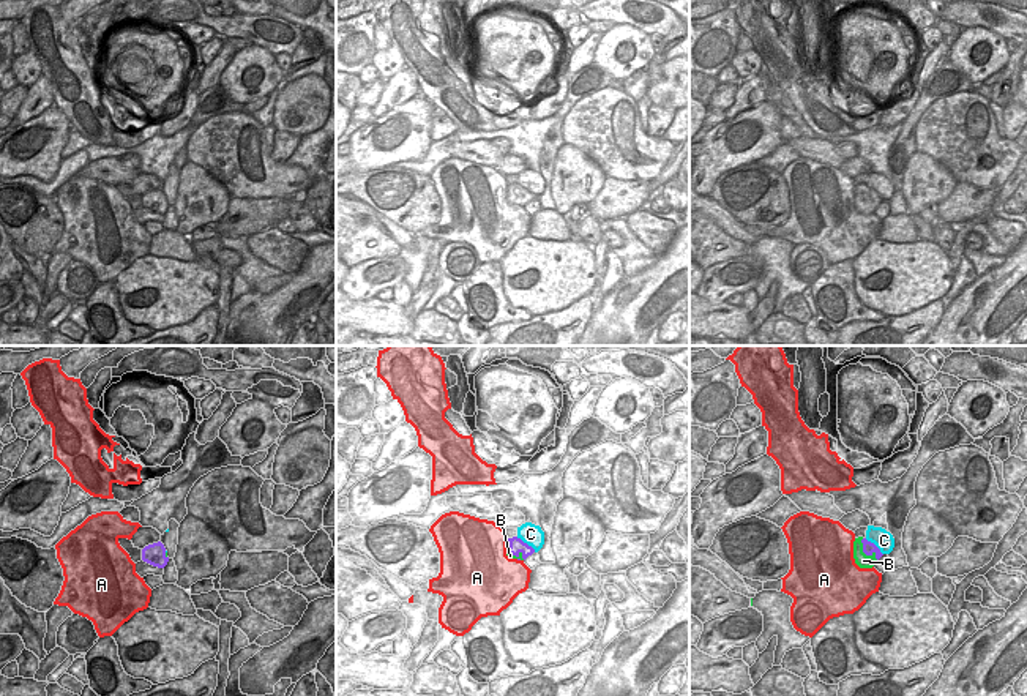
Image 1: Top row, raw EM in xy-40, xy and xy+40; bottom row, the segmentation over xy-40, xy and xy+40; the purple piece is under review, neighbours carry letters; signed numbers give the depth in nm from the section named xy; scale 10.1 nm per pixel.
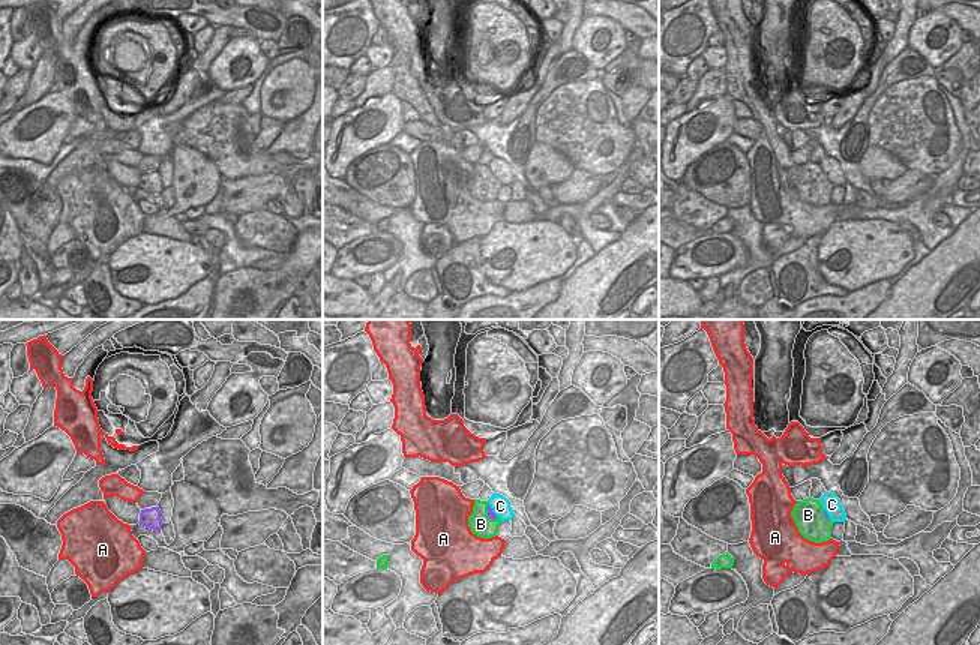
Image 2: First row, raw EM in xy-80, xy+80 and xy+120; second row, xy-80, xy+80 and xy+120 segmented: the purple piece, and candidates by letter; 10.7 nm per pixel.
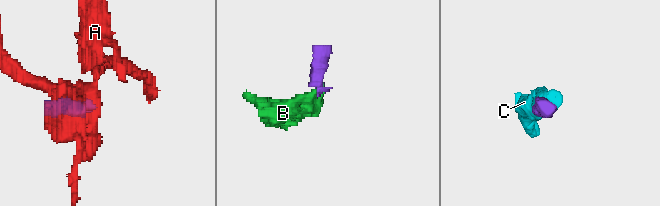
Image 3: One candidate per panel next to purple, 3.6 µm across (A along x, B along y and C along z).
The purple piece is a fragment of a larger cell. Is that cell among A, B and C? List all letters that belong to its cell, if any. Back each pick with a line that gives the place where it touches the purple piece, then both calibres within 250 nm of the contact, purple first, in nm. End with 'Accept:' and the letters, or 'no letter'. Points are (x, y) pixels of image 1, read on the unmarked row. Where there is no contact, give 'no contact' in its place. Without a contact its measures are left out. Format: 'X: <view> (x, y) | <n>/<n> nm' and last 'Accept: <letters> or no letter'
C: xy (526, 190) | 160/220 nm
Accept: C

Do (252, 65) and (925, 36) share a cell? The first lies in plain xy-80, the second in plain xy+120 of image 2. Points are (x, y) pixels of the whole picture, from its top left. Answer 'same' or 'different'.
same

